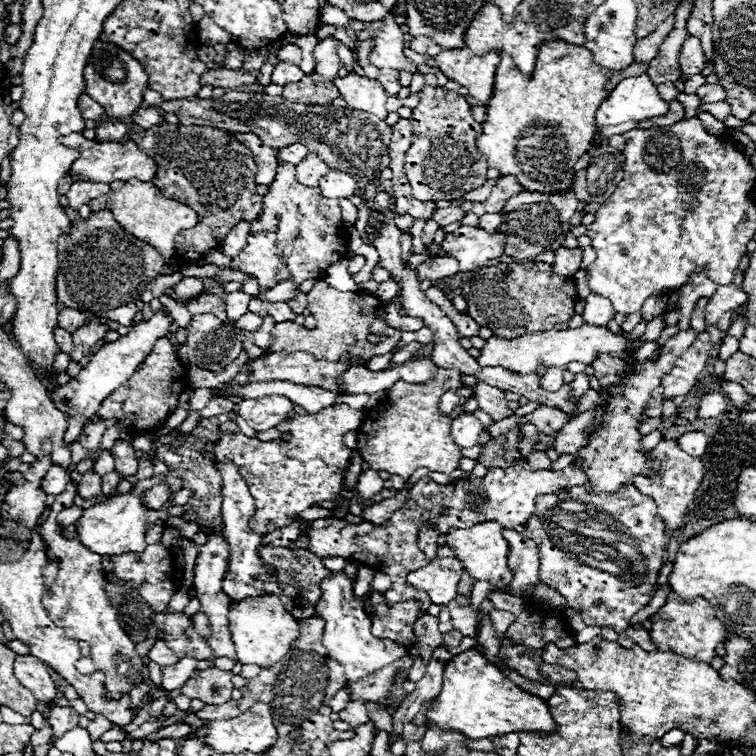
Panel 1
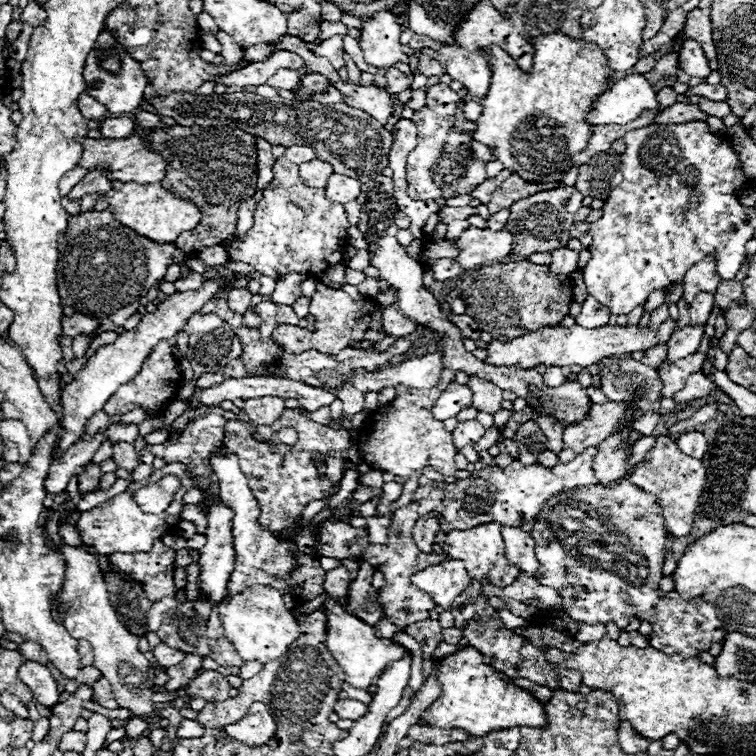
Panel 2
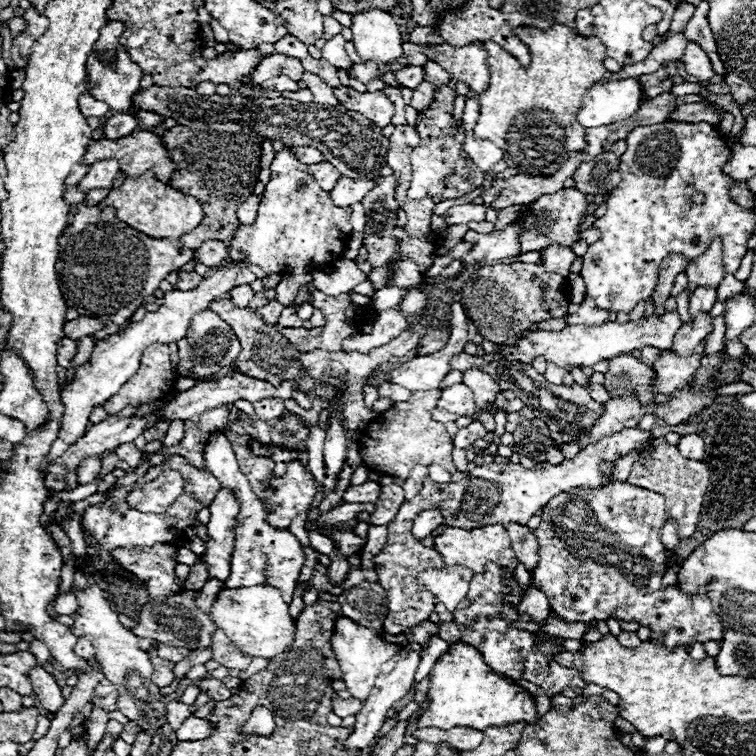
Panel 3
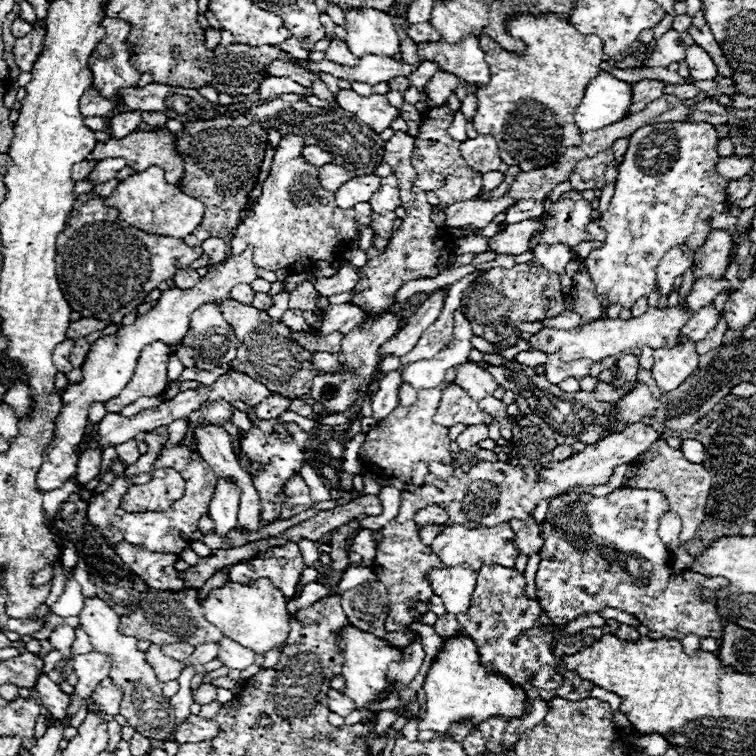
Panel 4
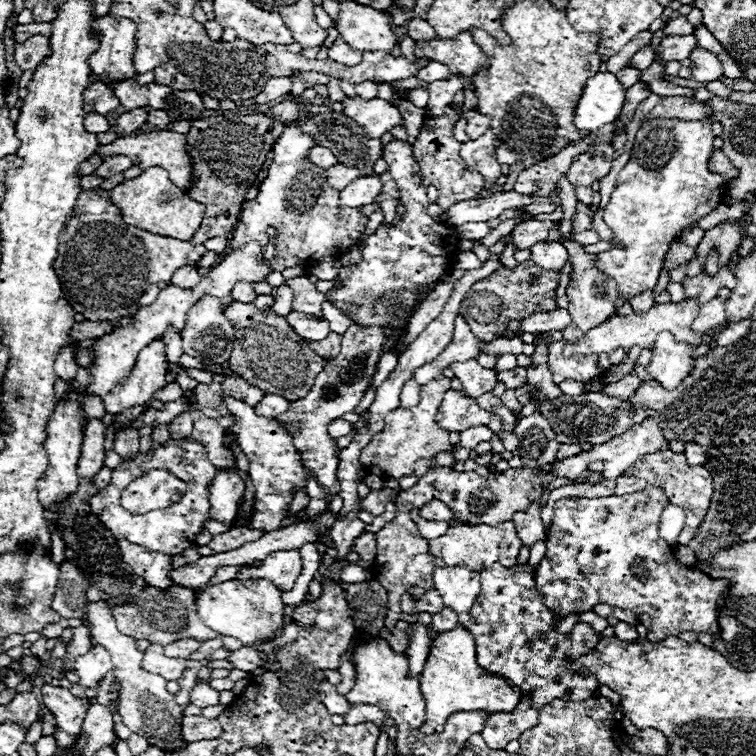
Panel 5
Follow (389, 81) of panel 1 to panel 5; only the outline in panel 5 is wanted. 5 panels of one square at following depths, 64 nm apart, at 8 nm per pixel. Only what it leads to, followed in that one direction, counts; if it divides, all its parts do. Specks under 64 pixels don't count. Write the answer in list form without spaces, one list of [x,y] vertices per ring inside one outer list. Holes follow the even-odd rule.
[[[428,62],[428,66],[424,66],[424,70],[420,70],[420,74],[416,74],[416,80],[420,82],[434,82],[434,80],[444,80],[448,78],[452,72],[440,64],[440,62]]]

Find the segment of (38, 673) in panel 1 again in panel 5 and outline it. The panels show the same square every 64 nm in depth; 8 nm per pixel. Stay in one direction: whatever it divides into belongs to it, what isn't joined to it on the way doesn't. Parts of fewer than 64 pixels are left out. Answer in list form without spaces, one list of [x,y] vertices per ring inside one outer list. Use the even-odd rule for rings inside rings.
[[[44,684],[40,688],[44,706],[54,714],[56,726],[64,732],[70,732],[74,736],[80,736],[82,722],[86,716],[86,710],[90,706],[88,700],[80,700],[72,696],[66,688],[58,688],[52,684]]]

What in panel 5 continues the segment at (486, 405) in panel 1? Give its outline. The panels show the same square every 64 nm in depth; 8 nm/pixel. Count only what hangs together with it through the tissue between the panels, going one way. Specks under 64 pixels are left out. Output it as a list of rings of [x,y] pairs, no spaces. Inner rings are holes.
[[[476,360],[468,362],[454,362],[452,364],[454,376],[462,382],[464,390],[472,398],[480,398],[486,392],[492,392],[498,384],[494,370],[484,370]]]

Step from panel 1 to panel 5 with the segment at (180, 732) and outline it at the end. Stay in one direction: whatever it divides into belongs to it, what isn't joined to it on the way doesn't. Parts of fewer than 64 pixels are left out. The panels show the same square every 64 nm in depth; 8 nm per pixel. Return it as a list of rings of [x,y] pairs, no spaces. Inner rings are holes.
[[[184,716],[182,718],[182,740],[186,744],[198,740],[212,740],[222,734],[218,720],[208,720],[204,716]]]

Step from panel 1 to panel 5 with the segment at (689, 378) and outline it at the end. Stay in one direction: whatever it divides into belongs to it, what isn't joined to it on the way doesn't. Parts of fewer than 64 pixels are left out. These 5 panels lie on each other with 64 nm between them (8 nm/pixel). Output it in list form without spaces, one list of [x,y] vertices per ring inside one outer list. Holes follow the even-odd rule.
[[[660,334],[656,346],[652,348],[648,374],[666,390],[674,390],[692,372],[692,368],[692,348],[682,342],[674,342],[670,334]]]

